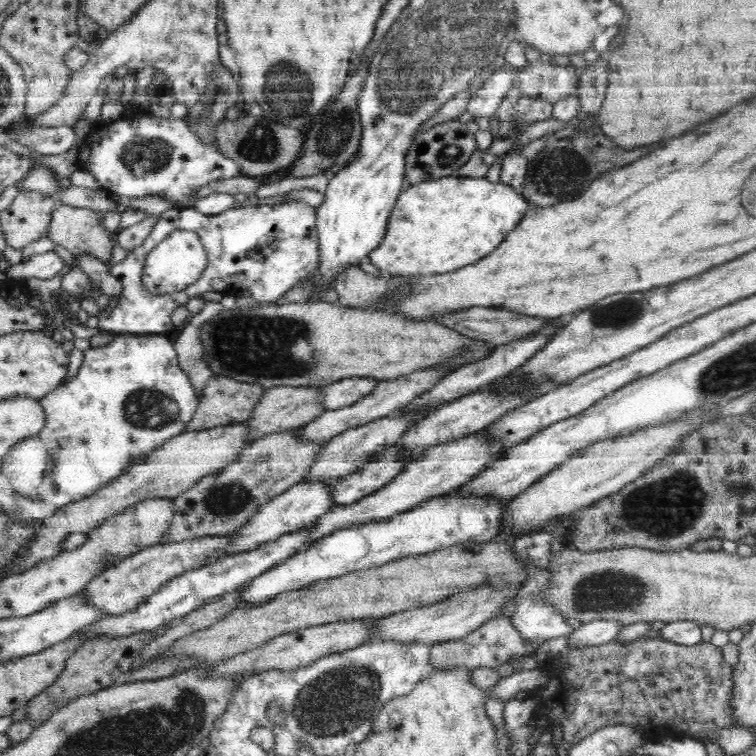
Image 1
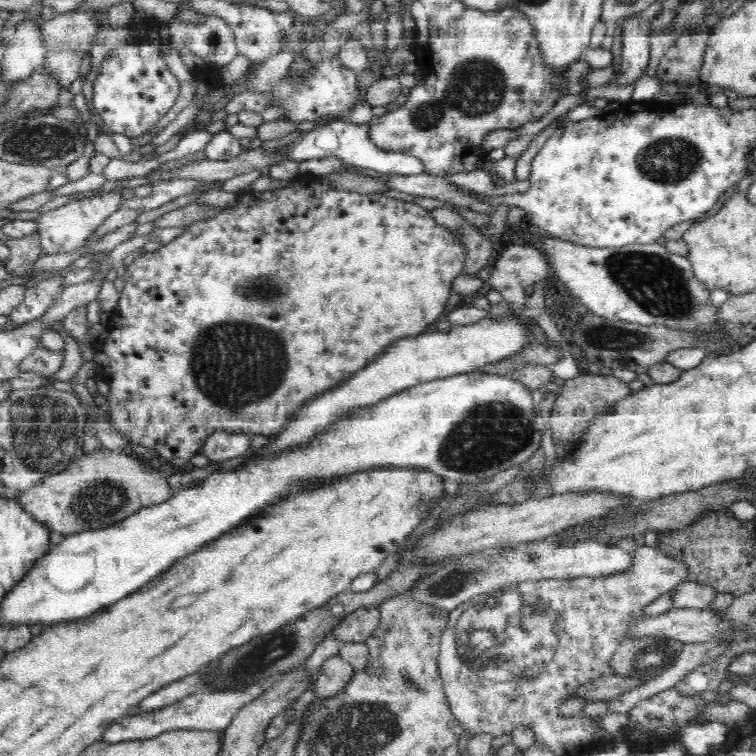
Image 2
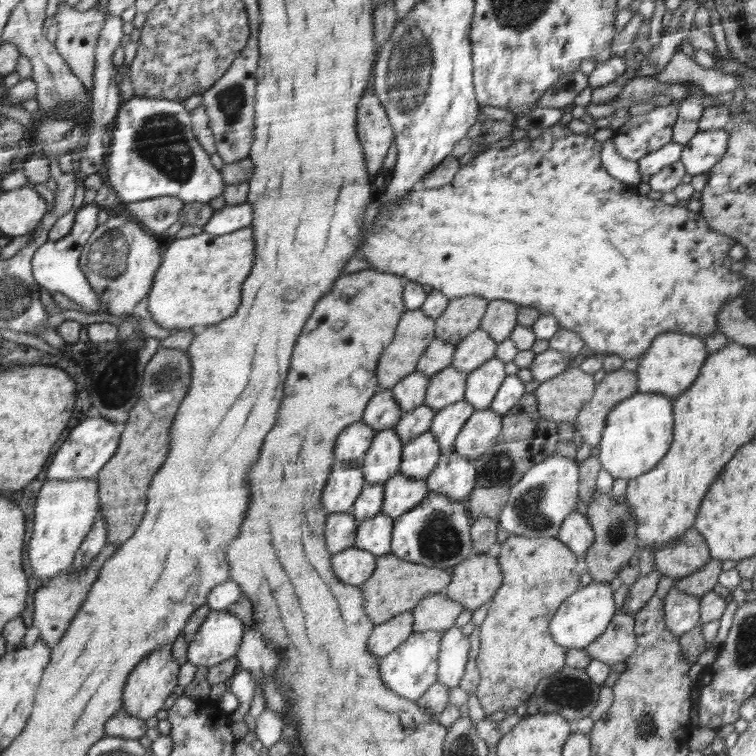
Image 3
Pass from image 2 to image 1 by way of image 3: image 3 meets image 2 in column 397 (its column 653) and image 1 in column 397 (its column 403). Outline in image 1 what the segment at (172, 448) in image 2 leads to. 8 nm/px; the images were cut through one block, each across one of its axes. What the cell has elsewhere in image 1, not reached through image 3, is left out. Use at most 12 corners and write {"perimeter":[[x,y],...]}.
{"perimeter":[[406,185],[367,260],[452,272],[494,252],[528,210],[512,186]]}

